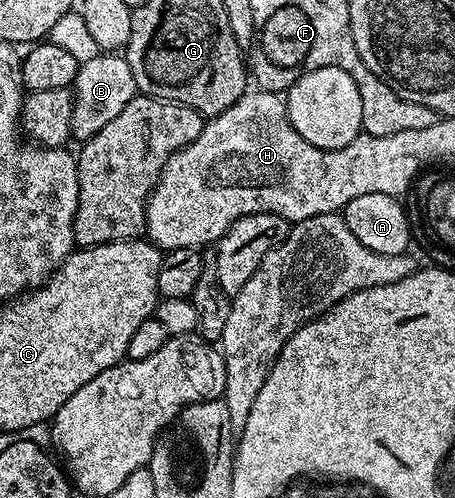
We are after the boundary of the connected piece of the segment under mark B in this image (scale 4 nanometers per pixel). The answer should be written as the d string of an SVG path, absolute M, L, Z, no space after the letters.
M98 54L95 58L84 61L77 69L77 77L71 85L73 109L69 119L69 135L75 141L90 140L95 133L103 130L111 118L127 106L138 95L137 83L131 74L131 66L121 54Z

